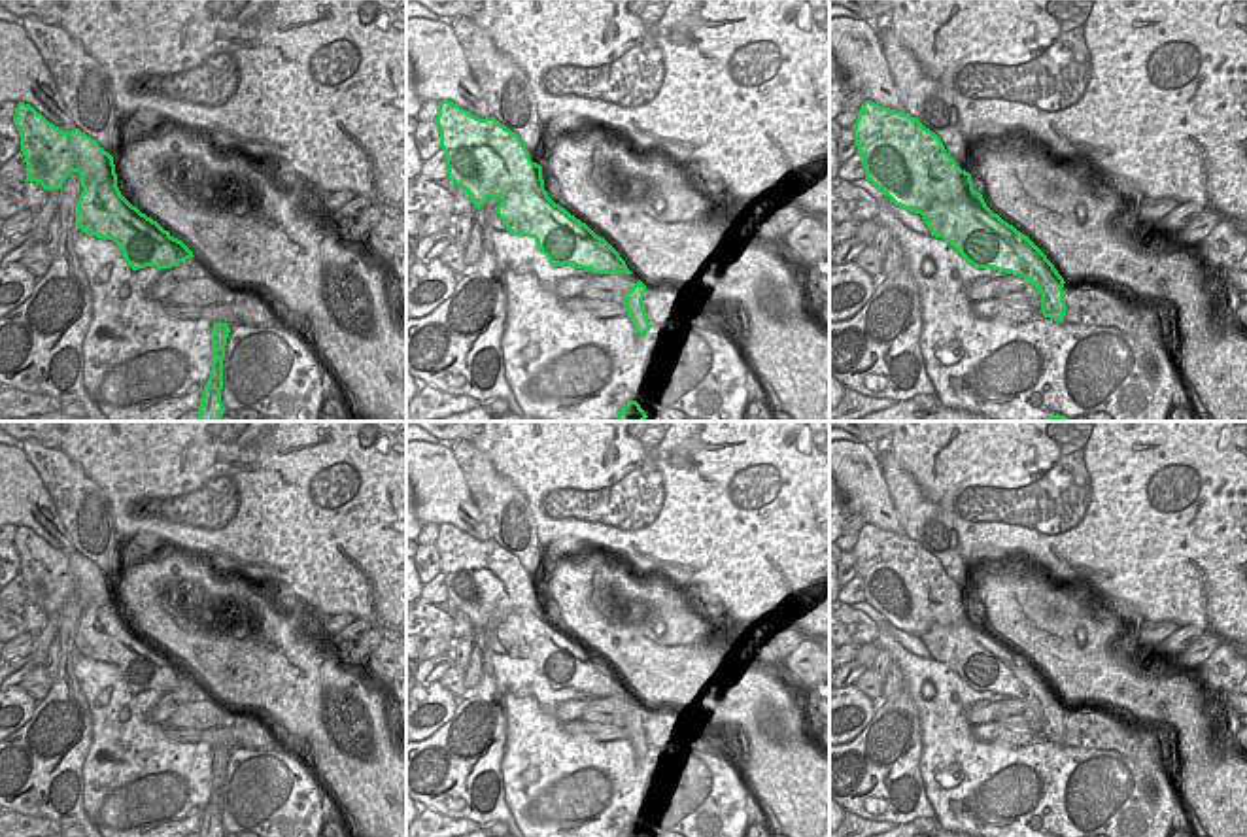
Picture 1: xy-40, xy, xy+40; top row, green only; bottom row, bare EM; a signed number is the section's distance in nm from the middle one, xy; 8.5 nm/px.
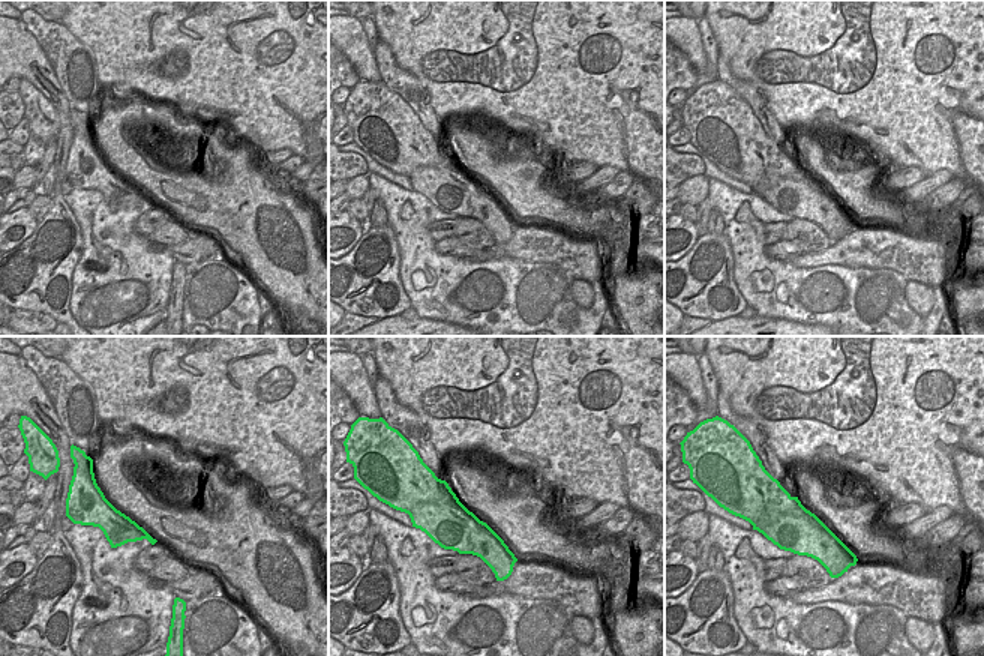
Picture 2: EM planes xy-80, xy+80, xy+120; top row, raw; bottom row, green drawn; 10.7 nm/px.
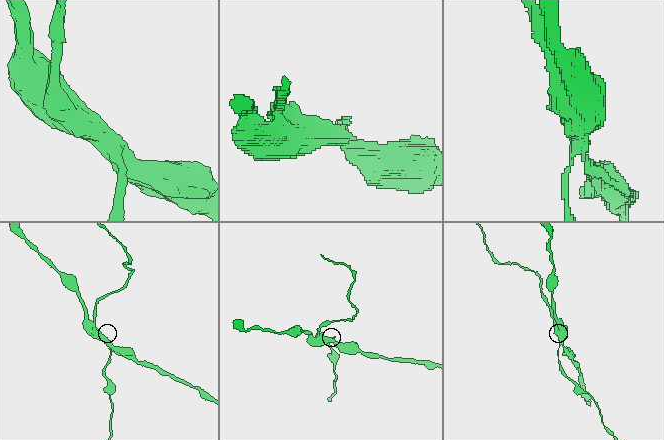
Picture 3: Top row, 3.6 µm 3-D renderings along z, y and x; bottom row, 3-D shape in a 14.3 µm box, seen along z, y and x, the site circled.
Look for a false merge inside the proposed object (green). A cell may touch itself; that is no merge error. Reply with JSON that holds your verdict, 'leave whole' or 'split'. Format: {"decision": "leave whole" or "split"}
{"decision": "split"}

